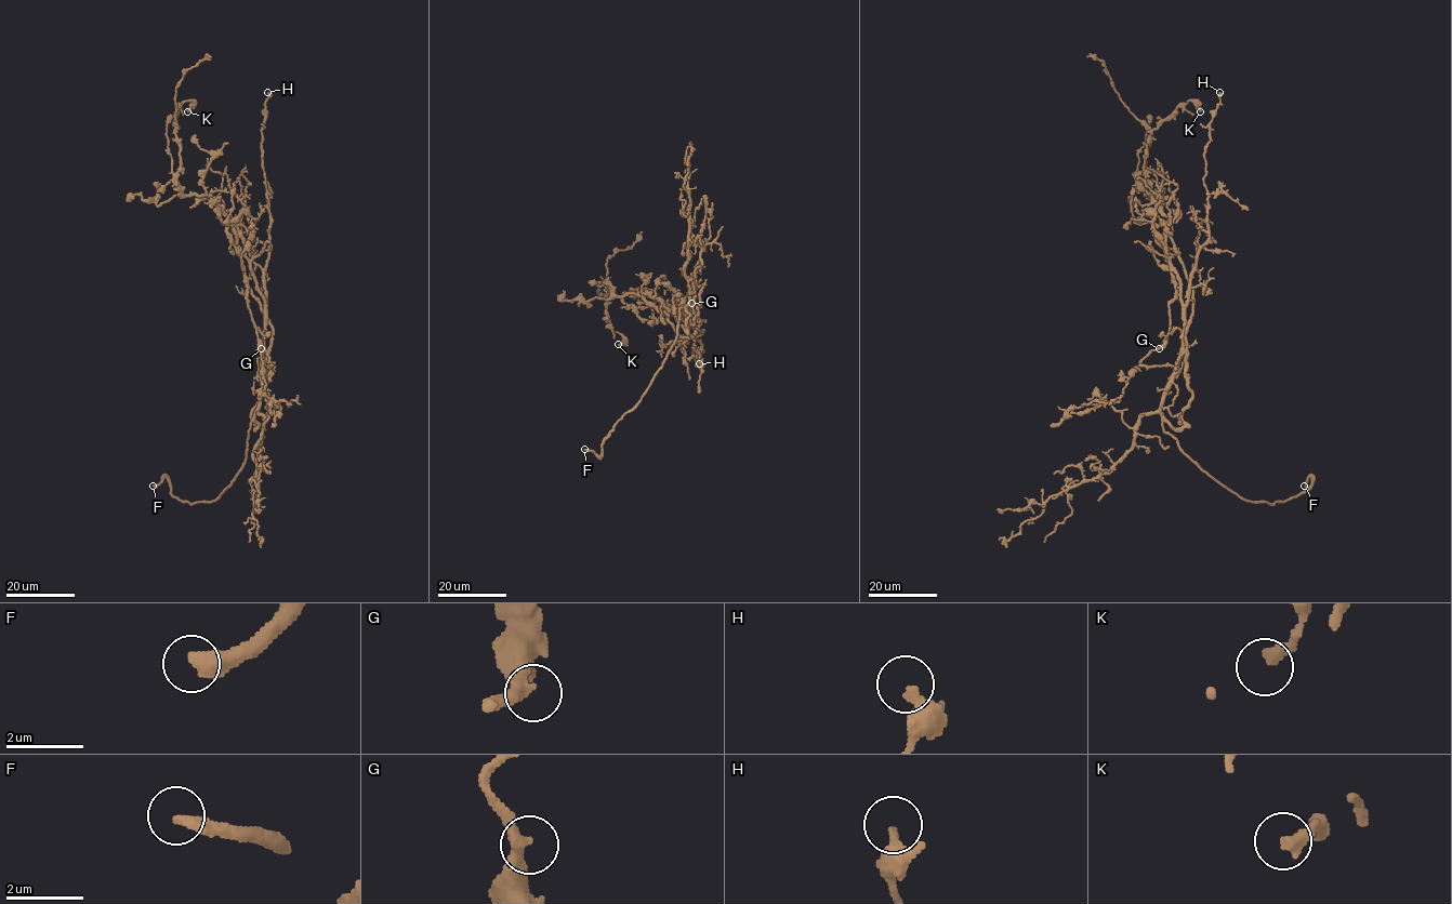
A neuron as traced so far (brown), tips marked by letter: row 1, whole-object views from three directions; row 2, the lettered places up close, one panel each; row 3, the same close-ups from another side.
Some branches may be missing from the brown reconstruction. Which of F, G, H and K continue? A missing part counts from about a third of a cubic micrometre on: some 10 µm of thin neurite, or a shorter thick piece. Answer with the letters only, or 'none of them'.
F

